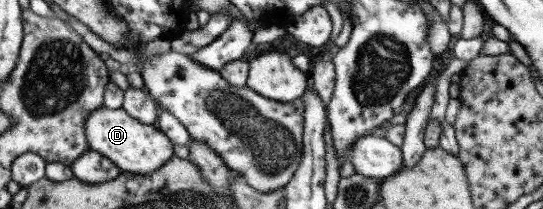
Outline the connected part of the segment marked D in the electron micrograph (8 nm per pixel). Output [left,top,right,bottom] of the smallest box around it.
[85,106,174,174]

